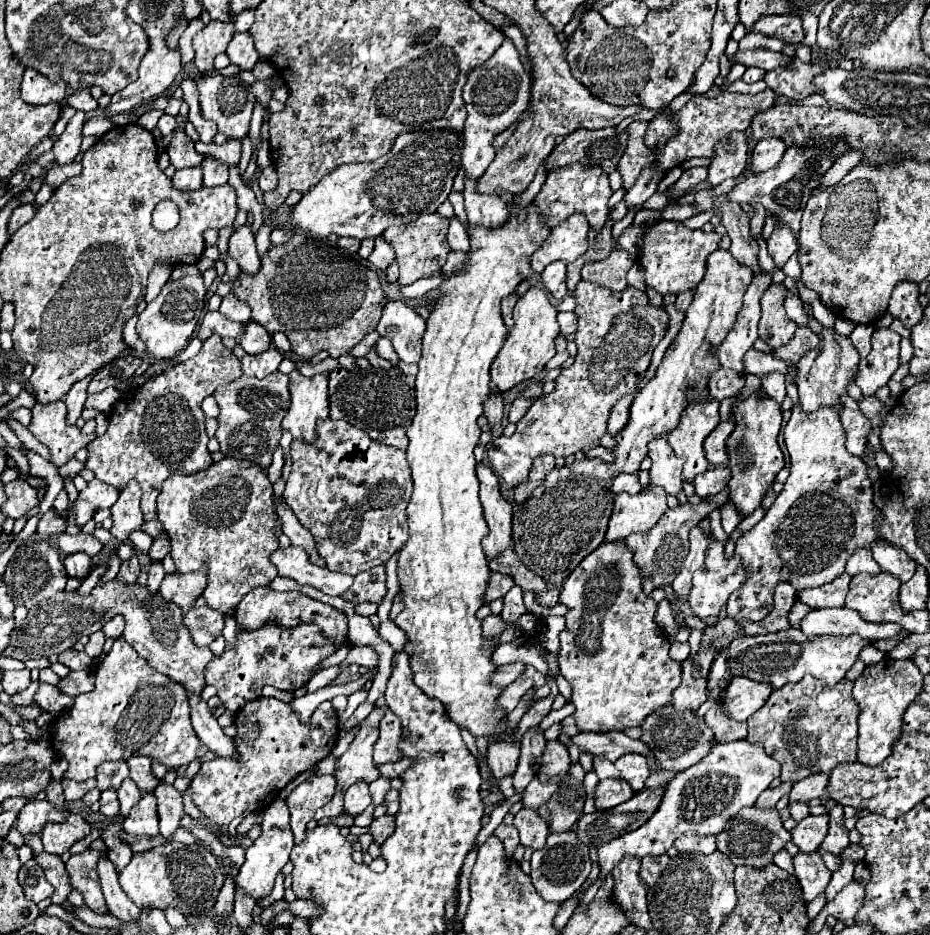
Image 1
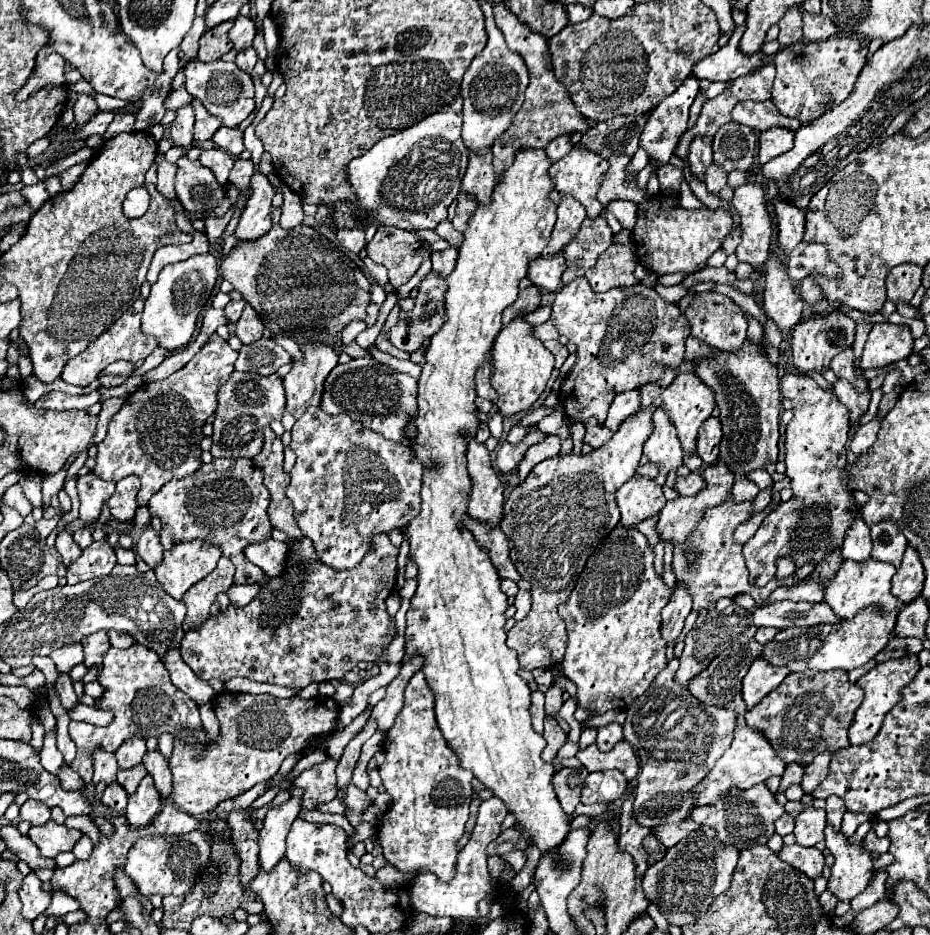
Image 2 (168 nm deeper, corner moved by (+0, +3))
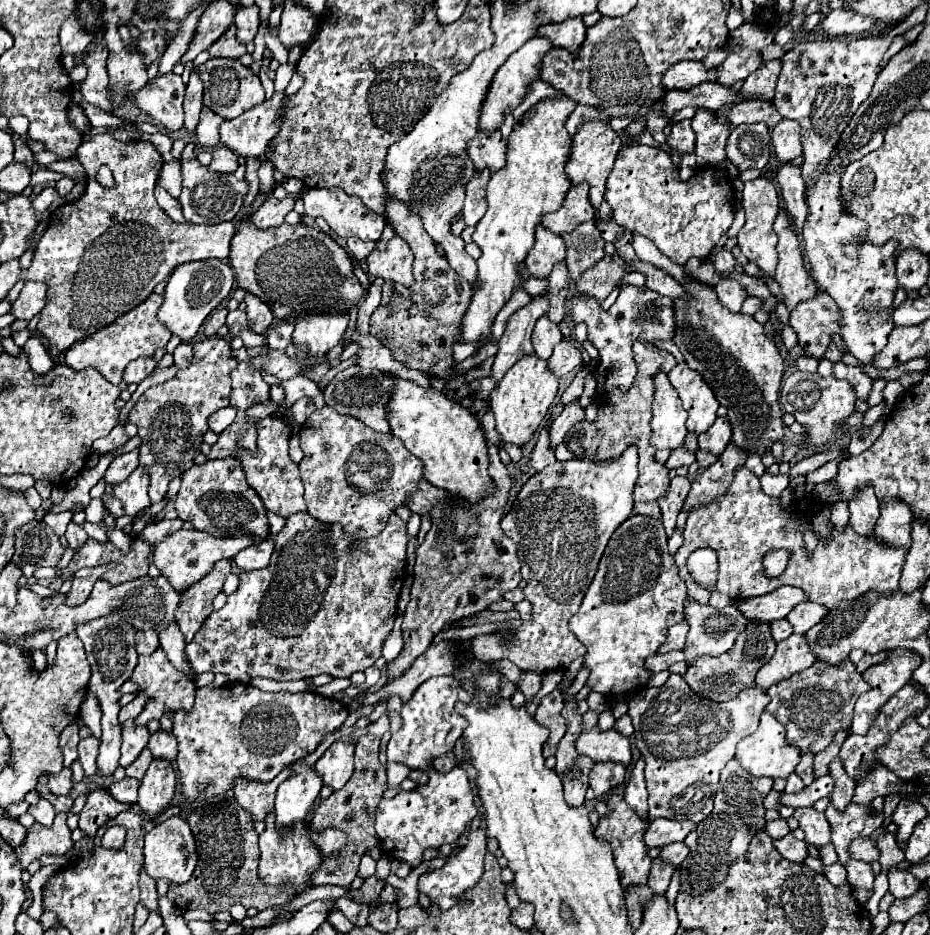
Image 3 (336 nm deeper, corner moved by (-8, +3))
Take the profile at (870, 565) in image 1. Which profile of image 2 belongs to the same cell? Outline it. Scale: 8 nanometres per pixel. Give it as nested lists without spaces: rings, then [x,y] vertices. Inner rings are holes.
[[[854,515],[854,523],[848,527],[844,535],[842,545],[842,557],[850,561],[864,561],[872,553],[872,539],[870,539],[870,527],[864,523],[862,515]]]

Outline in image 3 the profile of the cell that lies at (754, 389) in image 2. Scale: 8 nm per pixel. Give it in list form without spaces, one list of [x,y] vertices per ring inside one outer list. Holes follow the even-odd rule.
[[[688,285],[692,301],[674,301],[676,335],[674,343],[686,363],[698,371],[712,387],[720,405],[728,407],[732,425],[732,441],[748,455],[764,455],[772,451],[776,441],[784,439],[782,409],[778,389],[784,375],[782,355],[772,339],[764,335],[764,327],[744,313],[732,313],[716,299],[716,291],[708,285]]]

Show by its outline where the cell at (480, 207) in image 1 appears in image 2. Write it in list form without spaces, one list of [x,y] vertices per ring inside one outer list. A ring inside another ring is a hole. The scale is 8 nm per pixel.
[[[470,151],[470,161],[468,161],[468,171],[462,181],[462,191],[464,193],[474,193],[480,205],[486,205],[490,201],[490,195],[494,191],[496,183],[496,171],[492,167],[492,153],[472,153]]]

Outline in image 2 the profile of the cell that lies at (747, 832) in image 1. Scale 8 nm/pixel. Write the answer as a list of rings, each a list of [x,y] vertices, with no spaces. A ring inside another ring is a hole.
[[[758,783],[750,789],[730,789],[724,797],[720,797],[716,803],[702,805],[696,811],[692,811],[692,819],[700,825],[714,827],[718,833],[718,839],[724,845],[734,845],[738,851],[754,845],[764,845],[770,835],[774,833],[774,821],[784,813],[784,807],[780,807],[766,787],[766,783]]]

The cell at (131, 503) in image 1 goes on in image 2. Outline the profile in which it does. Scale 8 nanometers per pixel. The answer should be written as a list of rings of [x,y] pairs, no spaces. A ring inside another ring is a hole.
[[[136,475],[124,477],[122,481],[116,483],[114,495],[108,499],[108,507],[114,519],[118,521],[132,521],[134,513],[138,509],[136,495],[140,491],[140,479]]]

